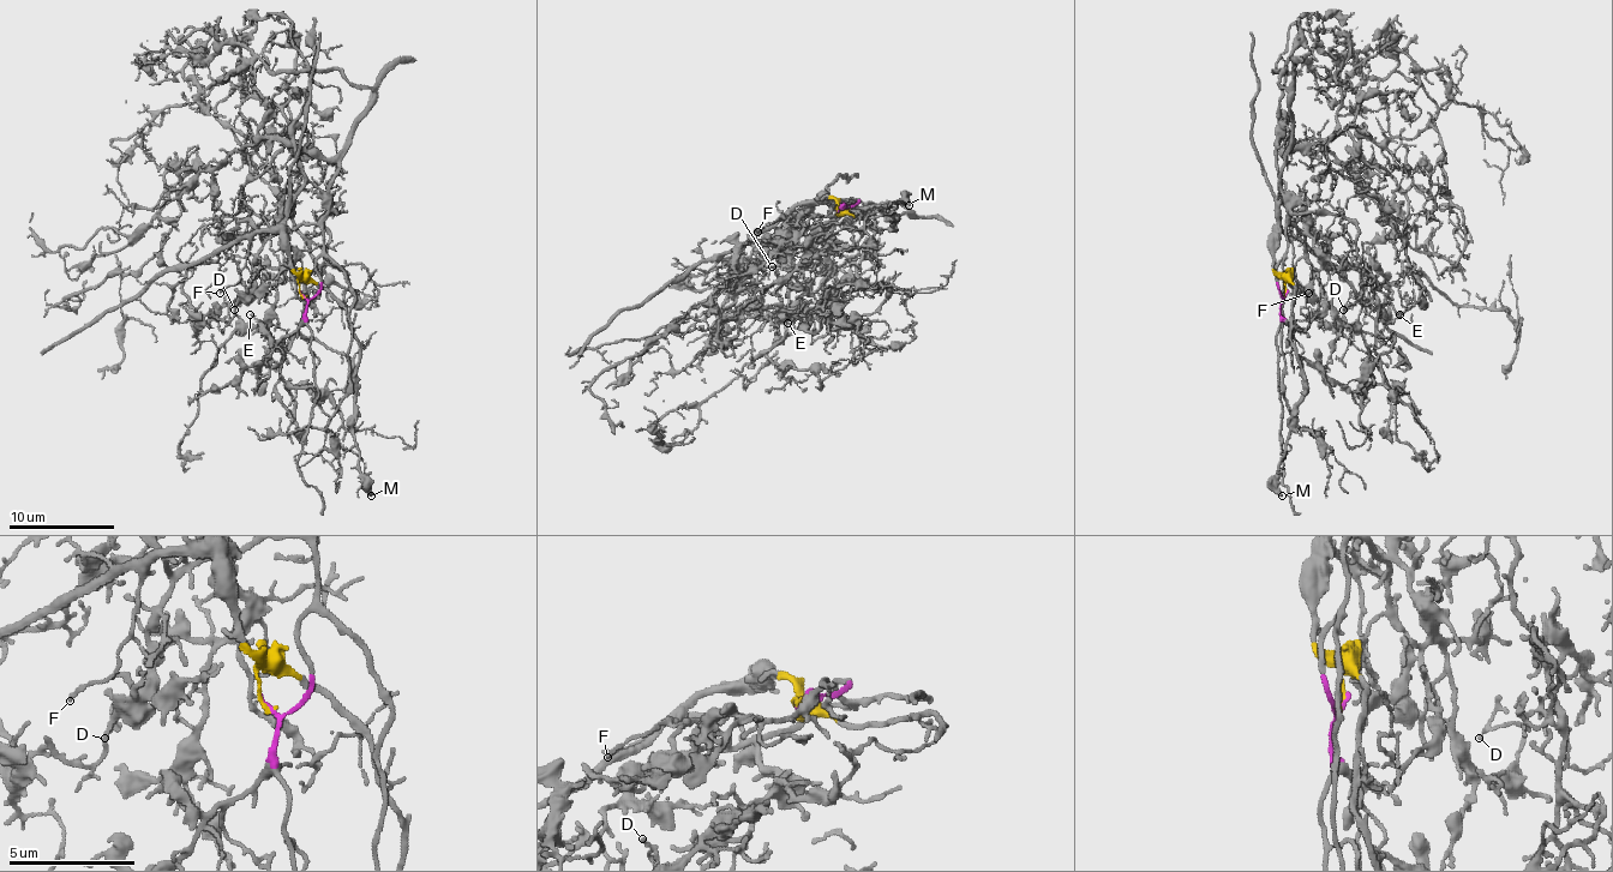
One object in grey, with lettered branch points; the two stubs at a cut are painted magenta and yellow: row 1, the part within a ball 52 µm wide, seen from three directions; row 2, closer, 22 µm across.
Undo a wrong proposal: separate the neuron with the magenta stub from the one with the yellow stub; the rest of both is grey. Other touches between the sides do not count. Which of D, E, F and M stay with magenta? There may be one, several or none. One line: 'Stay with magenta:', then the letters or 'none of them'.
Stay with magenta: D, E

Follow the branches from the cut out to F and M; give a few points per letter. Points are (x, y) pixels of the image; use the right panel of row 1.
F: (1285, 294), (1285, 281), (1275, 268), (1277, 233), (1282, 233), (1293, 246), (1295, 278), (1308, 294)
M: (1285, 294), (1288, 281), (1295, 288), (1290, 334), (1303, 400), (1279, 463), (1277, 485), (1282, 495)

